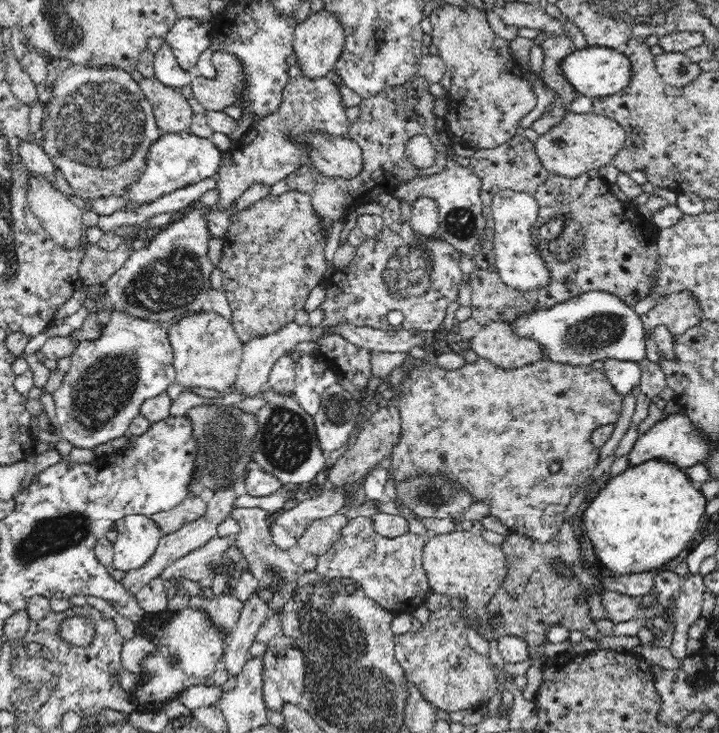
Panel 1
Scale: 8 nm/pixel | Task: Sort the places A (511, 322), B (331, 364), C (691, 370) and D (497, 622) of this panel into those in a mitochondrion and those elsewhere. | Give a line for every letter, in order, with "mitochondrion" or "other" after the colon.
A: other
B: other
C: other
D: mitochondrion

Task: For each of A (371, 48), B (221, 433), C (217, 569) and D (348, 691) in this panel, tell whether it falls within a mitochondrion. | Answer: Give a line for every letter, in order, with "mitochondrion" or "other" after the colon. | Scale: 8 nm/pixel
A: mitochondrion
B: mitochondrion
C: other
D: mitochondrion

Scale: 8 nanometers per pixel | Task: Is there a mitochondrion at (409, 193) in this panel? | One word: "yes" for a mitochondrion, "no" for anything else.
no

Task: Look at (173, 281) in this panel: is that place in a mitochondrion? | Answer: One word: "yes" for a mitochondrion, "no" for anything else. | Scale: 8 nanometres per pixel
yes

